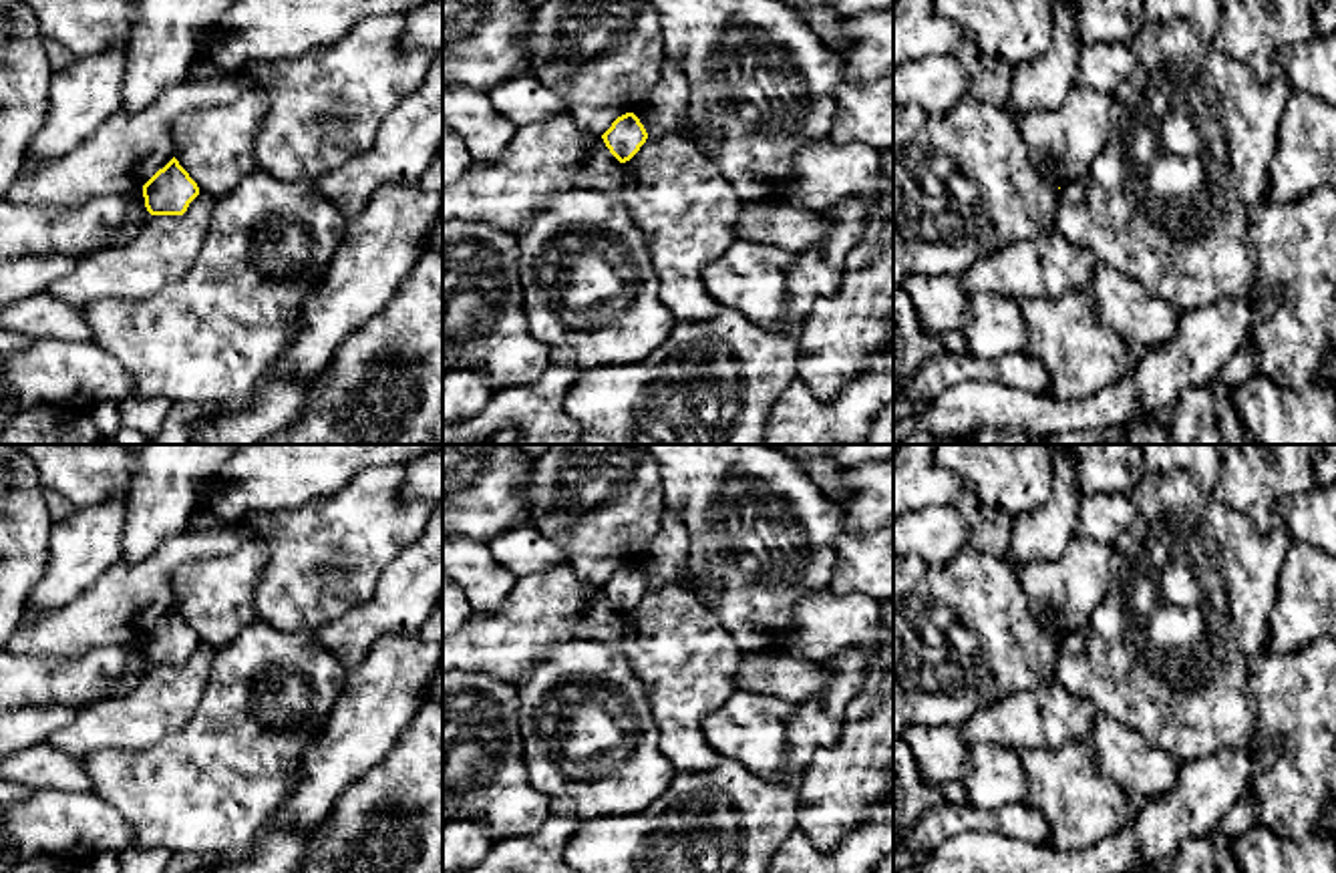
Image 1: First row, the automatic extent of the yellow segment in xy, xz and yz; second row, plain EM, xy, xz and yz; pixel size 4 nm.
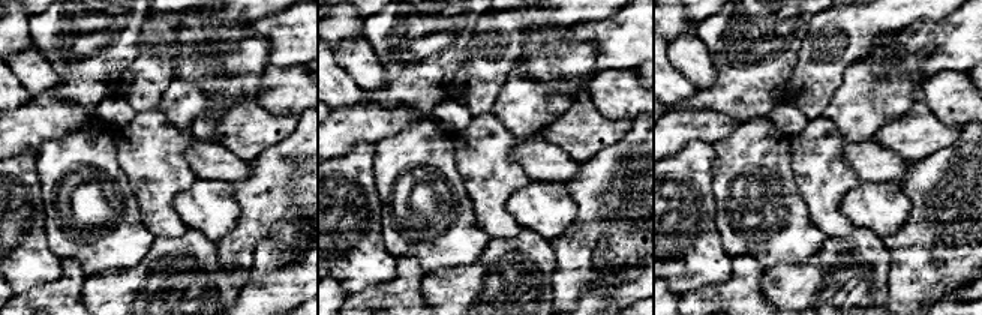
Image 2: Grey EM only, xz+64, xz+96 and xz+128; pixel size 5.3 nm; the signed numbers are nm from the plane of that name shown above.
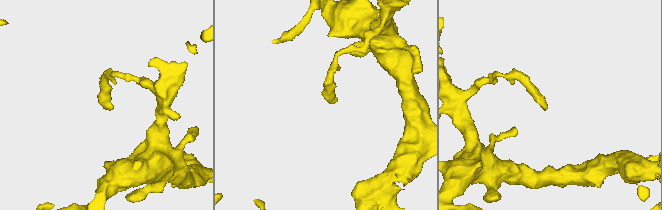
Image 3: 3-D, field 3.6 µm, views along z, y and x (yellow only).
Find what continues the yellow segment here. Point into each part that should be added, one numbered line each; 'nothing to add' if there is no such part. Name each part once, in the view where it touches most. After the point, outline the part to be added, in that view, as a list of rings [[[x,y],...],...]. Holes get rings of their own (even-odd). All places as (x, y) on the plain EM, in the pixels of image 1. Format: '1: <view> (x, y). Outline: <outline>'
nothing to add

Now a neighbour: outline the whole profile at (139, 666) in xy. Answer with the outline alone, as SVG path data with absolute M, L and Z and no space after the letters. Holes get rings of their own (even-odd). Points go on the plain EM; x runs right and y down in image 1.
M145 648L131 660L127 672L111 686L109 696L125 696L133 692L147 676L151 664L145 658Z

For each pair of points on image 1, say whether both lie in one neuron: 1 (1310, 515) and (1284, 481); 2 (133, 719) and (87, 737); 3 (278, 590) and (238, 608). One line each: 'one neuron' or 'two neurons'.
1: two neurons
2: one neuron
3: two neurons

